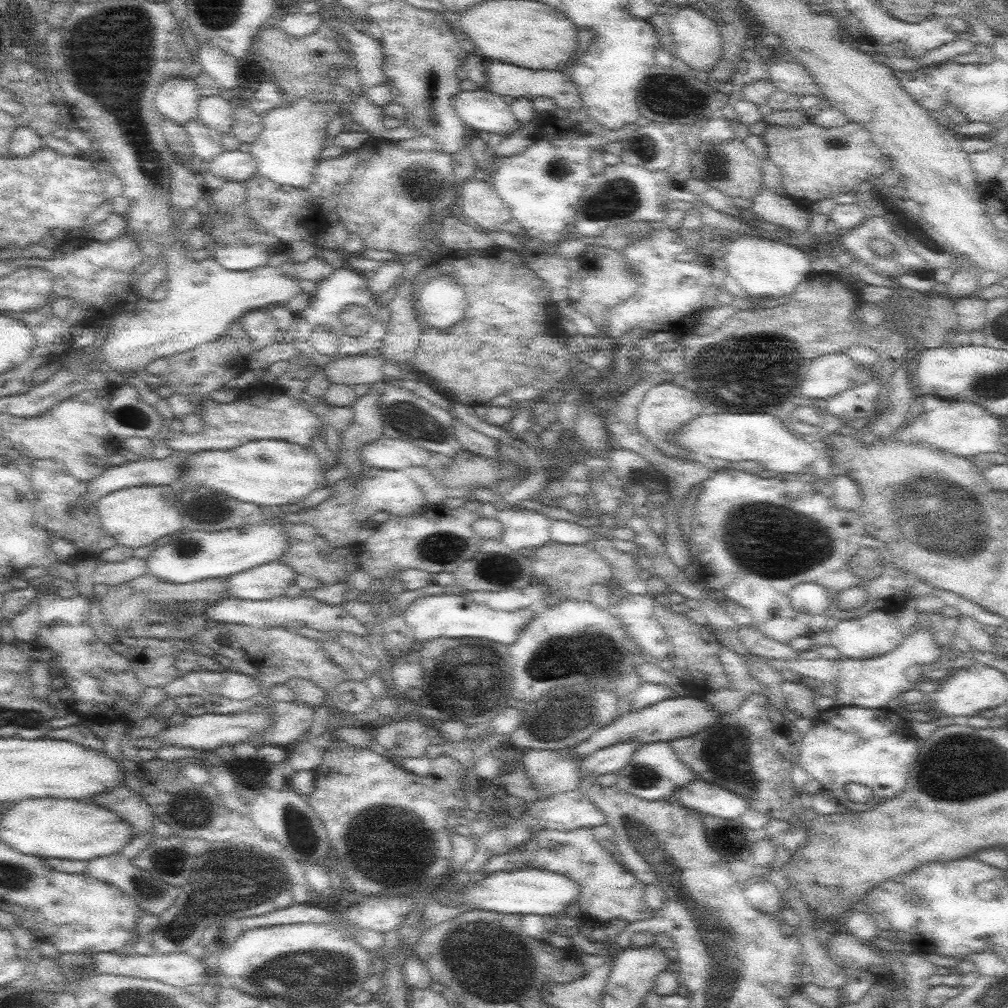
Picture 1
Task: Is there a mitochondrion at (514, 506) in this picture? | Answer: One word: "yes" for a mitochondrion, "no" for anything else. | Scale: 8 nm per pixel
no

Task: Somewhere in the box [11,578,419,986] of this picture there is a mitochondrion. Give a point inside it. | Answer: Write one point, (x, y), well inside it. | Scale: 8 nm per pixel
(245, 880)

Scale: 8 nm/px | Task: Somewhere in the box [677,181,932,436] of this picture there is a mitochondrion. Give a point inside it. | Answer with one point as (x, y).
(753, 378)

